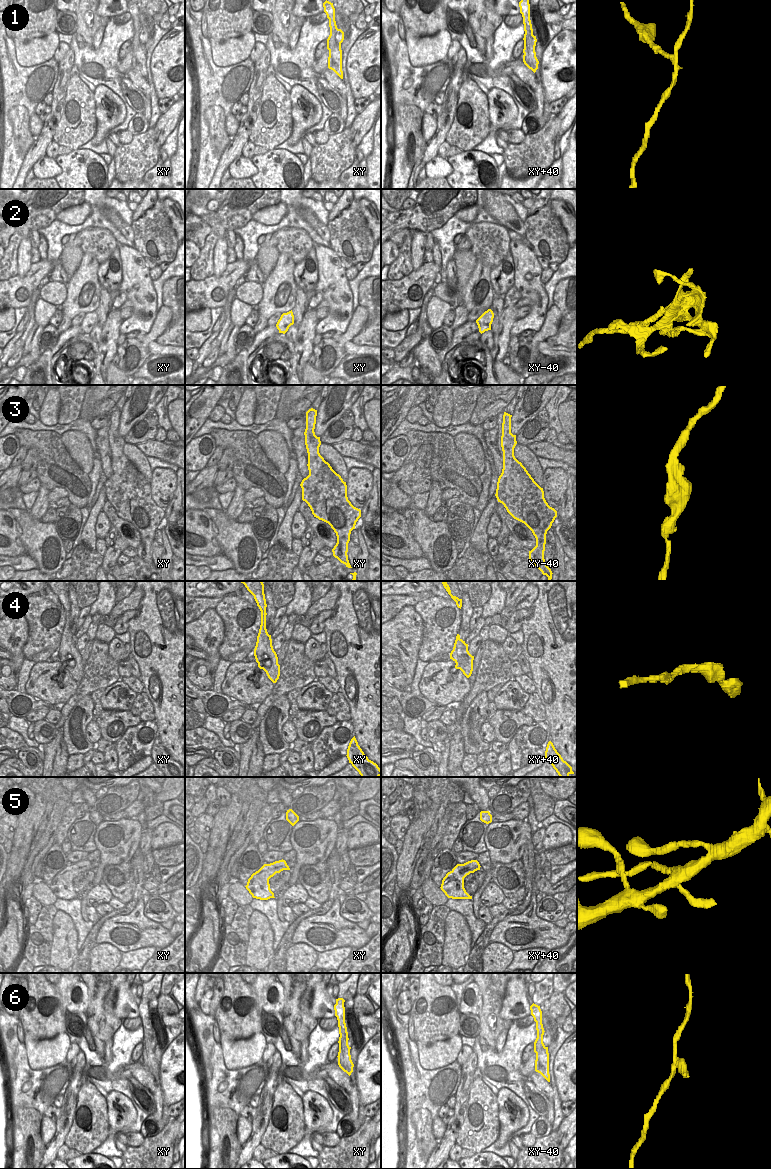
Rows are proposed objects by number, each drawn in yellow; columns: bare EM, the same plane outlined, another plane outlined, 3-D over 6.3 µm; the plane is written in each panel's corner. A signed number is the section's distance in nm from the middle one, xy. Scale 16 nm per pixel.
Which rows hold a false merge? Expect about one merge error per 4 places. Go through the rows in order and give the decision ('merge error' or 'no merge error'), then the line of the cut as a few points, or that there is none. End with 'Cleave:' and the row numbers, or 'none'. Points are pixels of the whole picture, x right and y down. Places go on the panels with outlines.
1: merge error; cut in xy along (337, 28), (336, 40), (340, 44)
2: merge error; cut in xy along (279, 320), (276, 326)
3: no merge error; no cut
4: no merge error; no cut
5: no merge error; no cut
6: merge error; cut in xy along (338, 1055), (338, 1058)
Cleave: 1, 2, 6

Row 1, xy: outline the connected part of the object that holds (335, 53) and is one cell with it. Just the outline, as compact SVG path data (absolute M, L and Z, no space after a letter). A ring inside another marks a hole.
M327 0L323 3L323 7L324 12L329 19L330 27L330 35L327 39L327 49L329 50L328 68L333 70L341 79L343 79L341 44L336 40L338 28L335 21L335 8L333 3Z

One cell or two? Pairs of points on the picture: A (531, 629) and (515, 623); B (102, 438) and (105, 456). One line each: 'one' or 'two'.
A: two
B: one

